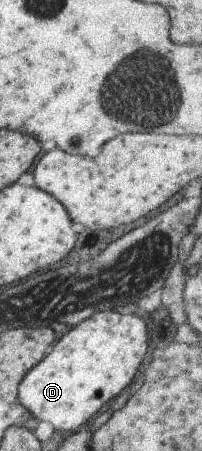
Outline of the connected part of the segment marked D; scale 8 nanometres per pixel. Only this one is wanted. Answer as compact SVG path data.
M116 310L96 312L86 321L72 326L66 334L52 345L52 349L24 375L18 385L18 401L38 419L50 423L56 431L75 432L84 421L88 421L108 399L112 399L128 385L144 355L146 355L148 331L144 321L133 313L119 313Z

